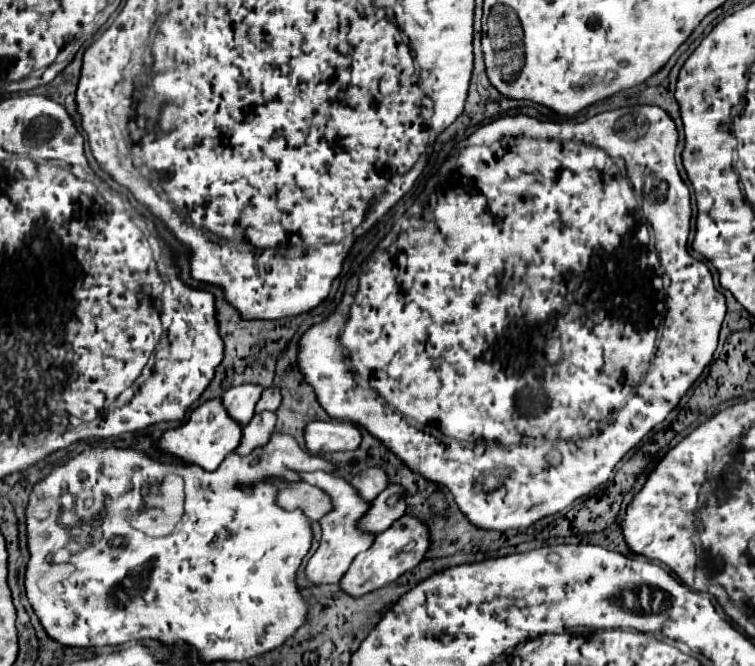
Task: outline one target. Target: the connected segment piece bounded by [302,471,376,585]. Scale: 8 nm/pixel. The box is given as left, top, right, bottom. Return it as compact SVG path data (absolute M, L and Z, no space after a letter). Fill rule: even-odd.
M324 471L306 473L306 475L302 475L302 481L324 489L330 495L332 505L334 505L330 515L324 515L322 521L320 521L320 525L322 525L322 543L320 543L318 551L312 555L312 559L308 561L306 575L316 585L320 585L320 583L338 583L342 579L342 575L348 571L354 557L358 553L370 549L374 539L376 539L376 535L370 535L370 531L358 529L358 519L362 519L362 515L366 515L366 507L370 507L370 503L366 503L366 499L362 499L358 495L358 491L354 491L354 487L344 477L338 477L338 475L332 475L332 473L324 473Z

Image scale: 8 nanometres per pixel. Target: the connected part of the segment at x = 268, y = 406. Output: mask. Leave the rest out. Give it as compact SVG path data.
M276 385L264 389L258 405L256 405L256 411L276 411L282 403L282 395L280 395L280 389Z

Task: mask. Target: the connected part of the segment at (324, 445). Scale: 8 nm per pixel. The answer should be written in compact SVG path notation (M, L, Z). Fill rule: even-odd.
M312 421L306 425L306 447L310 453L354 451L362 443L360 429L350 421Z

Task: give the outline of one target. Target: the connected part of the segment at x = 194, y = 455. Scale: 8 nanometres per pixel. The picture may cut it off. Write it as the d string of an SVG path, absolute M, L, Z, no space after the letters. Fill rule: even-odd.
M208 399L206 403L202 403L192 411L186 423L182 423L176 429L164 431L164 435L158 441L158 447L164 453L184 459L186 463L196 463L206 471L216 471L218 465L224 461L224 457L238 447L240 437L242 437L242 425L234 417L230 417L222 399Z

